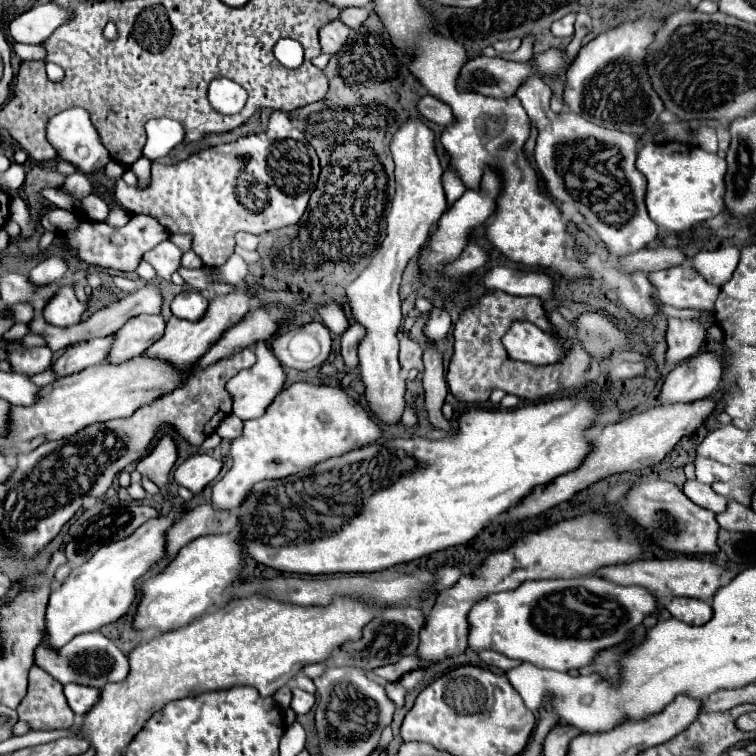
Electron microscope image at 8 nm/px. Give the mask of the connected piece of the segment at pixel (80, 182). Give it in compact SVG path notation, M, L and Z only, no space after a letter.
M76 172L76 174L66 176L66 182L64 182L62 190L66 190L70 196L82 200L82 198L86 198L86 196L90 196L94 192L94 186L92 186L92 182L88 180L86 174Z

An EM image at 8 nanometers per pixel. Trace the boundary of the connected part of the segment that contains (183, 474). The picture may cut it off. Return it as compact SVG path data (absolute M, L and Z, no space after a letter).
M192 454L188 456L174 472L174 480L180 486L186 486L194 494L202 492L206 484L210 484L222 468L222 462L214 460L208 454Z

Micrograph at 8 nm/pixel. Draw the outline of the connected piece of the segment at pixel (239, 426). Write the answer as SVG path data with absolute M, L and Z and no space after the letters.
M233 413L229 414L222 420L220 426L216 429L216 433L221 438L226 438L229 440L233 440L239 436L241 436L243 430L243 421L240 420Z

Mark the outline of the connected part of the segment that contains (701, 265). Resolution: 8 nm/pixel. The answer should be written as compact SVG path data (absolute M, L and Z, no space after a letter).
M736 246L718 248L718 250L702 250L692 258L692 266L712 284L722 286L726 280L730 280L732 272L738 266L740 250Z

